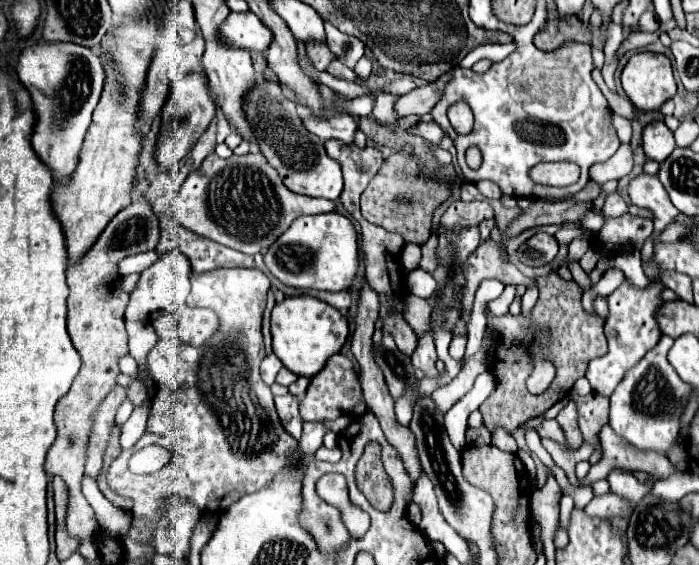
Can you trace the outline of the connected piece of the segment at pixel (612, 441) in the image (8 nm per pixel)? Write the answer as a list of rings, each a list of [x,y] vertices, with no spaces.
[[[602,428],[600,432],[600,444],[606,454],[598,464],[594,464],[578,484],[588,486],[588,482],[596,482],[606,478],[614,468],[626,468],[626,470],[642,470],[648,474],[654,474],[658,478],[668,478],[674,474],[674,466],[668,462],[664,454],[658,454],[654,450],[638,450],[632,444],[628,444],[624,438],[620,438],[612,428]]]

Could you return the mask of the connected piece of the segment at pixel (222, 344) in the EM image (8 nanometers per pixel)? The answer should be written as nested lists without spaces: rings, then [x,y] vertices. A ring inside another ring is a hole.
[[[216,268],[204,274],[192,274],[190,276],[190,296],[188,306],[200,306],[216,312],[218,316],[218,330],[204,346],[192,346],[188,342],[182,342],[176,332],[162,328],[156,324],[156,332],[160,334],[160,340],[156,348],[148,354],[148,368],[154,380],[158,382],[156,398],[152,400],[152,416],[148,418],[146,434],[136,442],[134,448],[122,450],[122,454],[110,464],[106,472],[108,486],[124,498],[130,498],[134,502],[132,514],[134,516],[148,516],[152,520],[152,528],[156,528],[156,520],[160,518],[160,498],[164,496],[184,496],[192,500],[202,512],[210,514],[222,514],[226,512],[240,496],[256,492],[264,488],[272,480],[280,468],[286,468],[294,464],[300,454],[288,456],[288,452],[294,452],[298,442],[280,428],[280,420],[276,416],[274,400],[270,388],[260,378],[260,362],[264,358],[264,342],[262,342],[262,312],[266,308],[266,292],[270,288],[268,276],[258,268]],[[182,388],[184,404],[178,406],[174,402],[174,392]],[[144,446],[162,446],[166,448],[172,458],[170,462],[160,468],[158,472],[136,476],[128,470],[126,462],[130,454]]]

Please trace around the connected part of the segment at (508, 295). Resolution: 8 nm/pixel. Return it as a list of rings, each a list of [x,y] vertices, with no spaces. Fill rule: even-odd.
[[[506,286],[504,292],[502,292],[496,300],[492,300],[492,302],[488,304],[488,308],[490,308],[492,314],[496,314],[496,316],[498,316],[498,314],[506,314],[510,302],[514,300],[514,296],[516,296],[516,286]]]

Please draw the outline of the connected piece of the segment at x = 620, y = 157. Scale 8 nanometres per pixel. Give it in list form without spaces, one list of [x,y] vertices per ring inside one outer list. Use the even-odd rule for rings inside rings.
[[[620,144],[618,152],[606,160],[604,164],[598,164],[598,172],[590,172],[590,178],[596,180],[598,184],[604,184],[608,180],[620,180],[622,176],[630,174],[632,172],[632,150],[630,150],[630,144]]]

